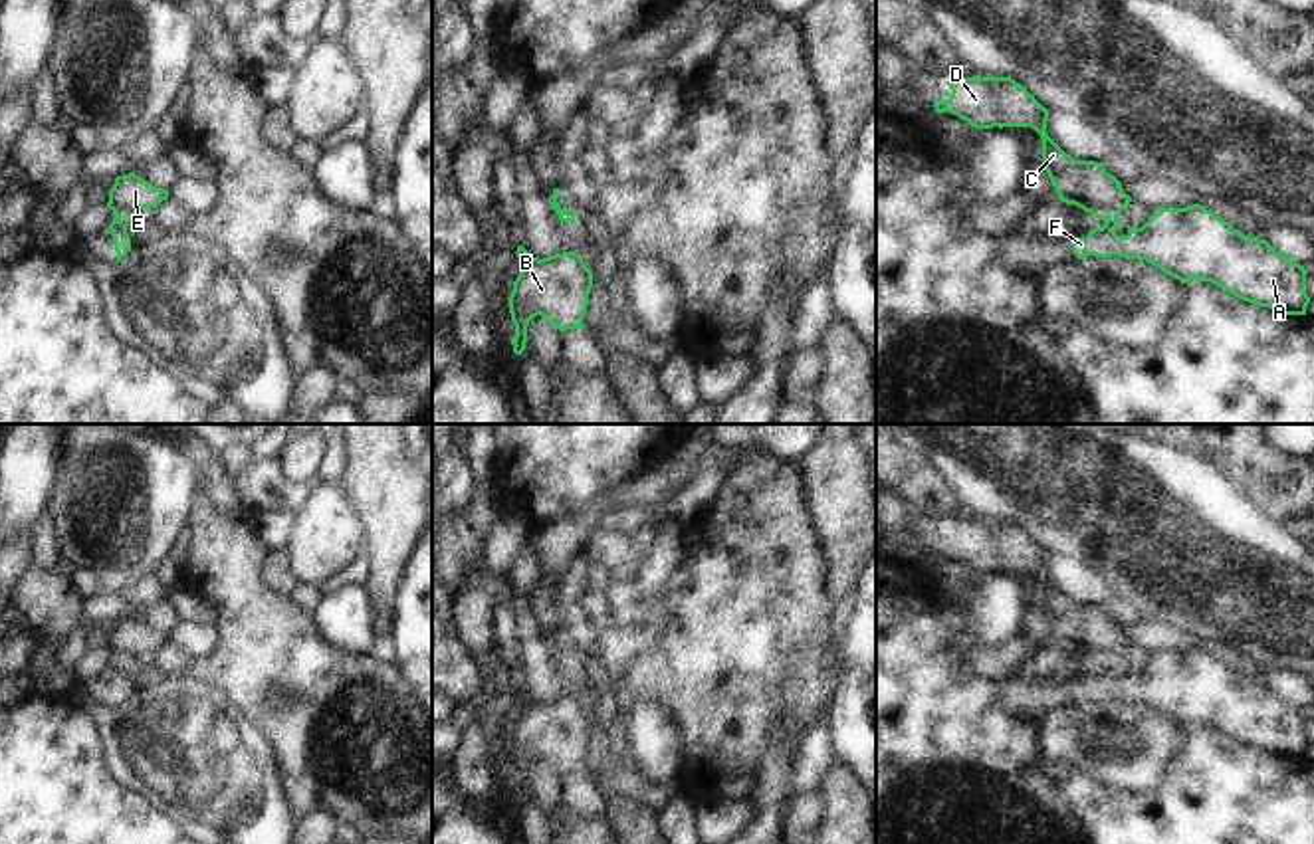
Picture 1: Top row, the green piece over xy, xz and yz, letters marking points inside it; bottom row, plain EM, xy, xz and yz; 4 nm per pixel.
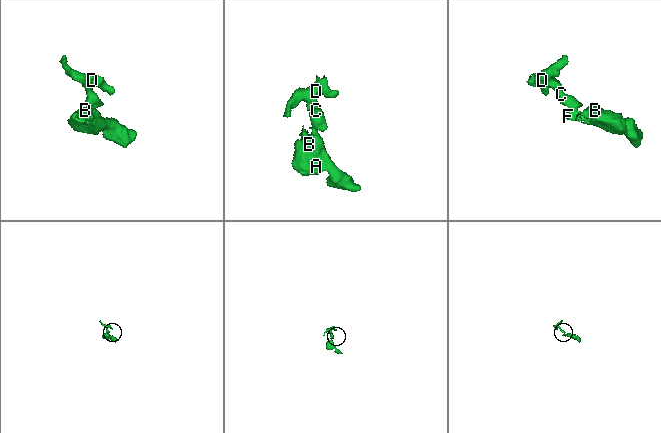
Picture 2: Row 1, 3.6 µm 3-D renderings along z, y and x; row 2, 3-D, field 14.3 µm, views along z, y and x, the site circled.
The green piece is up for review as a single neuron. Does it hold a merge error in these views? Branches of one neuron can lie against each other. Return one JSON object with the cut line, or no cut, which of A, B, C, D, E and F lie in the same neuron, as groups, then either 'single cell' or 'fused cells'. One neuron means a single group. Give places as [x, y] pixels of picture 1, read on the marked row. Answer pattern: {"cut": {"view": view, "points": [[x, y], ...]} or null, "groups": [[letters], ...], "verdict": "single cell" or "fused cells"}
{"cut": {"view": "xy", "points": [[117, 218], [127, 222]]}, "groups": [["A", "B", "F"], ["C", "D", "E"]], "verdict": "fused cells"}

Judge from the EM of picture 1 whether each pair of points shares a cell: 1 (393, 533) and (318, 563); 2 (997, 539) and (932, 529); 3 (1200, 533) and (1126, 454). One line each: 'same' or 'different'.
1: different
2: same
3: same

